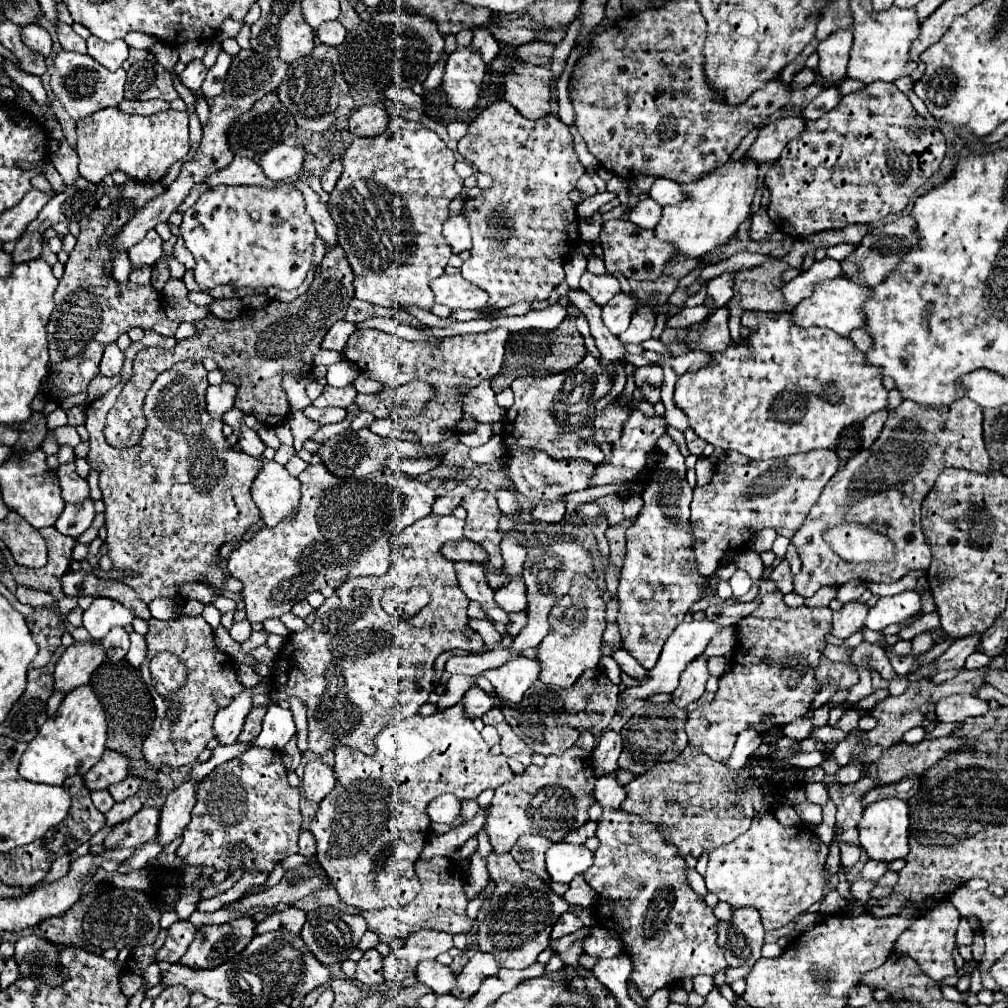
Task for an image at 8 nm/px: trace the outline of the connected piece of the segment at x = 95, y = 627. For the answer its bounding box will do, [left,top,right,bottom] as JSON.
[82,598,136,640]

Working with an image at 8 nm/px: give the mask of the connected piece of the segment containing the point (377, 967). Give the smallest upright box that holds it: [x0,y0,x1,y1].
[356,948,384,986]

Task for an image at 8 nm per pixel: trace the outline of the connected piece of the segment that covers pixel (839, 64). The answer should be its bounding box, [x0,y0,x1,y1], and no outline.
[818,30,852,86]

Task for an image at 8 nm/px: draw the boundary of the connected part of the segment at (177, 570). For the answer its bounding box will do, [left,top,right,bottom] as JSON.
[86,332,262,604]

